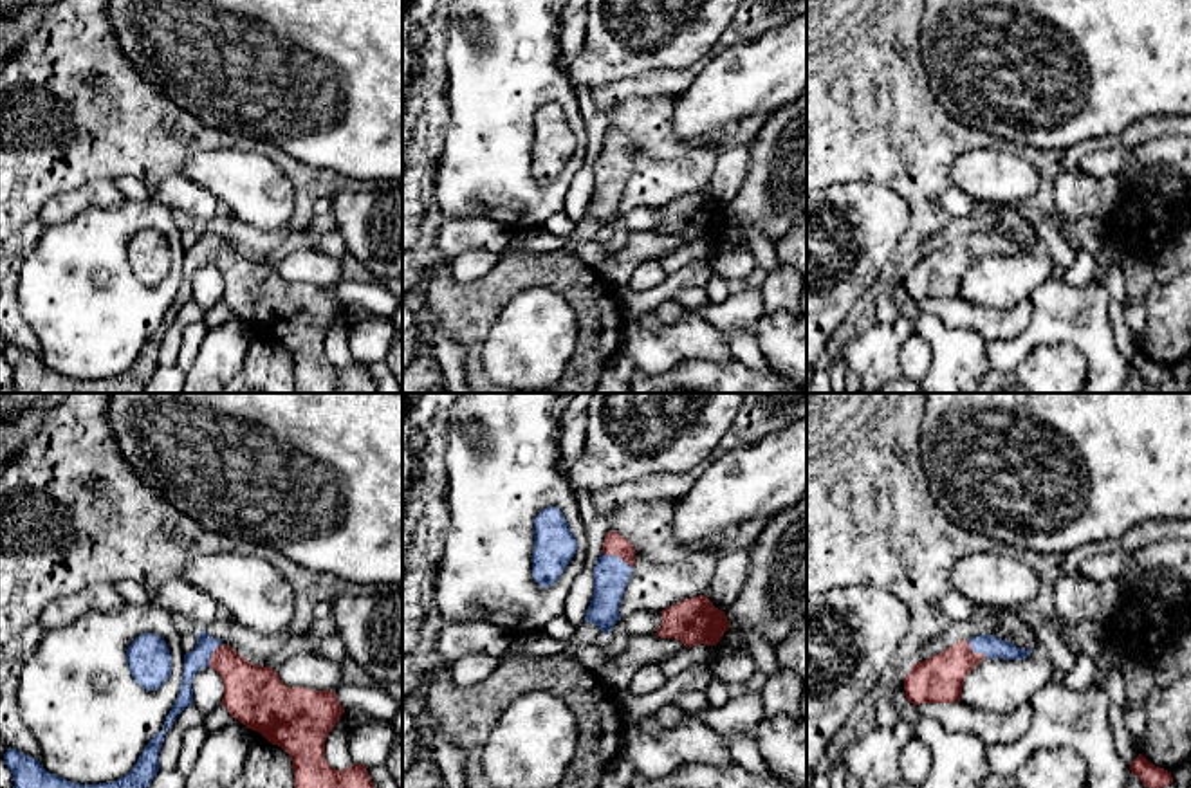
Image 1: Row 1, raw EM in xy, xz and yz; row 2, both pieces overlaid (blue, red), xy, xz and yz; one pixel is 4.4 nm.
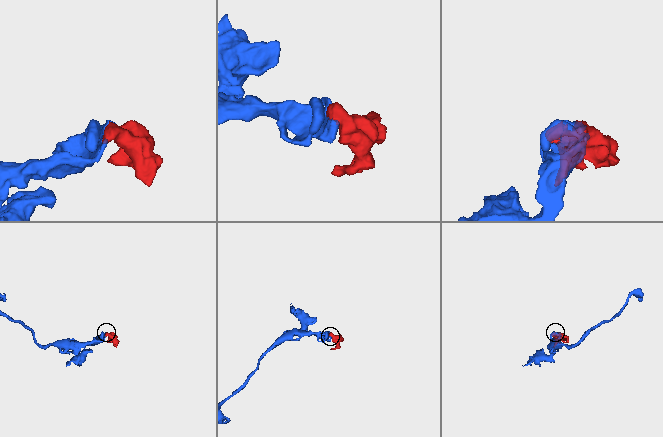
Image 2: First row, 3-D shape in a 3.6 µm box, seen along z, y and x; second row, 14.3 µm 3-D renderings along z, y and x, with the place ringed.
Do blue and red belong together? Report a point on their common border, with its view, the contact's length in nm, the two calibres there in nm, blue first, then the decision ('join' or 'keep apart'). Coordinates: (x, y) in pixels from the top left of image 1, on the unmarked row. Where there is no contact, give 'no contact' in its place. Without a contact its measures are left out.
xz (616, 152) | 140 nm | 160/100 nm | join

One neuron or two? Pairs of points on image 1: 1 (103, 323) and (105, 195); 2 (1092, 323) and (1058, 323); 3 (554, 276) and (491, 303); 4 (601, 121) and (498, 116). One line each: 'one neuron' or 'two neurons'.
1: two neurons
2: one neuron
3: one neuron
4: two neurons

